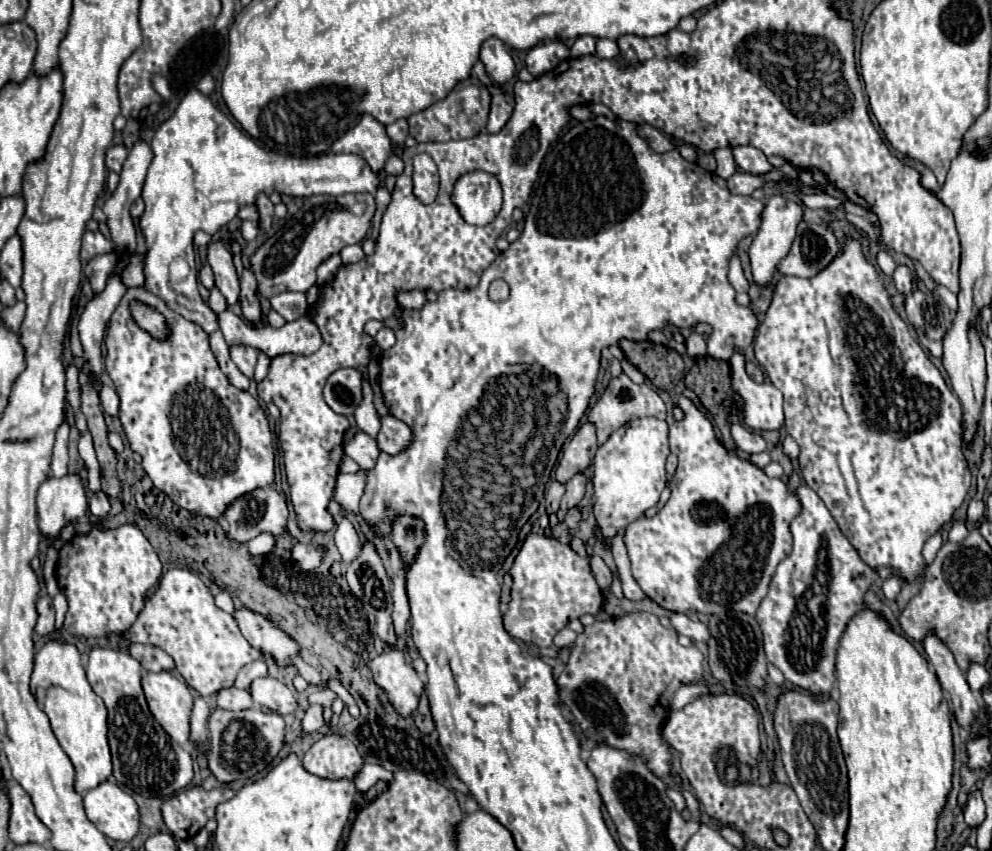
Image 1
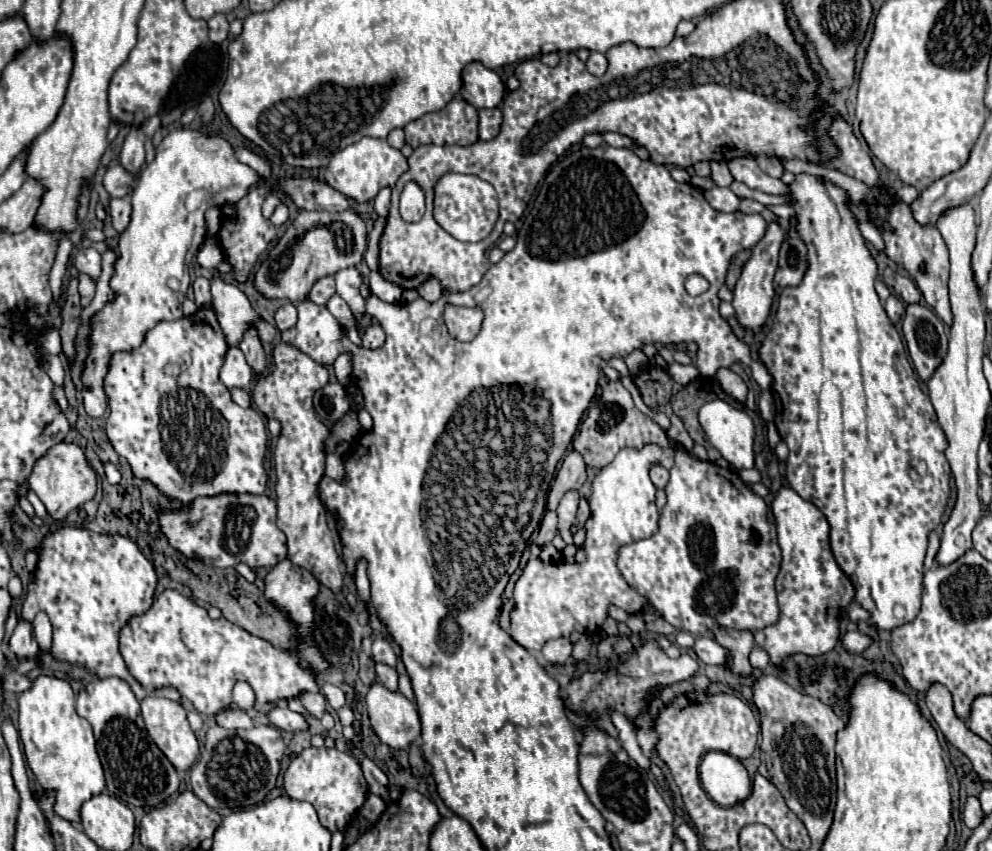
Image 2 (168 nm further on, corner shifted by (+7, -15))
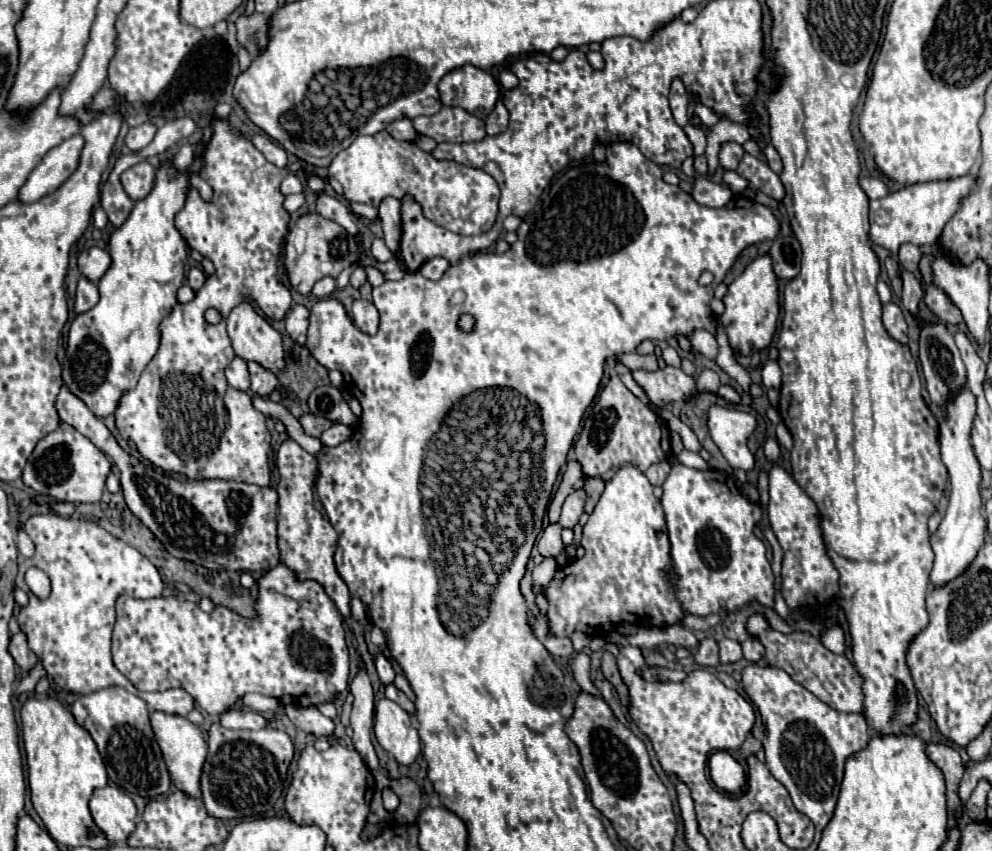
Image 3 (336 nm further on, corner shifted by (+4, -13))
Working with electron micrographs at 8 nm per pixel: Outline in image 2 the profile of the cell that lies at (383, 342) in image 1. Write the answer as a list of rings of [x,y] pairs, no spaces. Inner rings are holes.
[[[376,323],[366,327],[364,333],[362,333],[362,345],[368,347],[368,349],[382,347],[384,345],[384,331],[382,331],[382,327],[376,325]]]

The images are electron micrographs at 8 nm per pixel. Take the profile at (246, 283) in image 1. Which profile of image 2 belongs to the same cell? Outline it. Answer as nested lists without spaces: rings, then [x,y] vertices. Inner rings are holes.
[[[250,327],[244,333],[240,349],[242,349],[244,357],[246,357],[246,363],[252,367],[252,373],[260,375],[264,371],[264,367],[266,367],[266,357],[264,357],[264,349],[262,349],[262,343],[260,343],[254,327]]]

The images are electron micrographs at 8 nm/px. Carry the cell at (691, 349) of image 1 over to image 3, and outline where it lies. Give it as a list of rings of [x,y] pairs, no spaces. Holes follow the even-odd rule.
[[[665,367],[659,371],[633,371],[633,379],[645,389],[647,397],[657,405],[683,401],[695,391],[695,379],[679,367]]]

